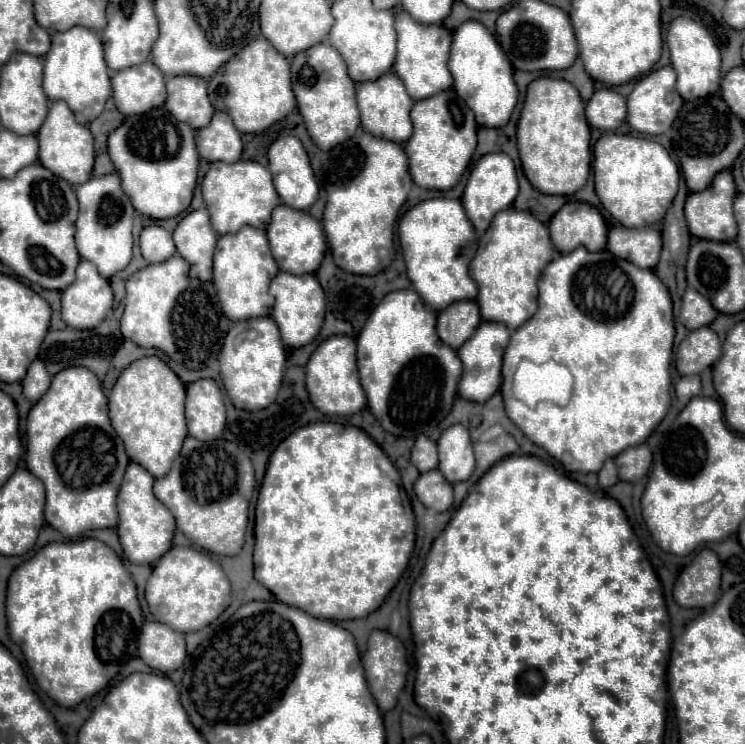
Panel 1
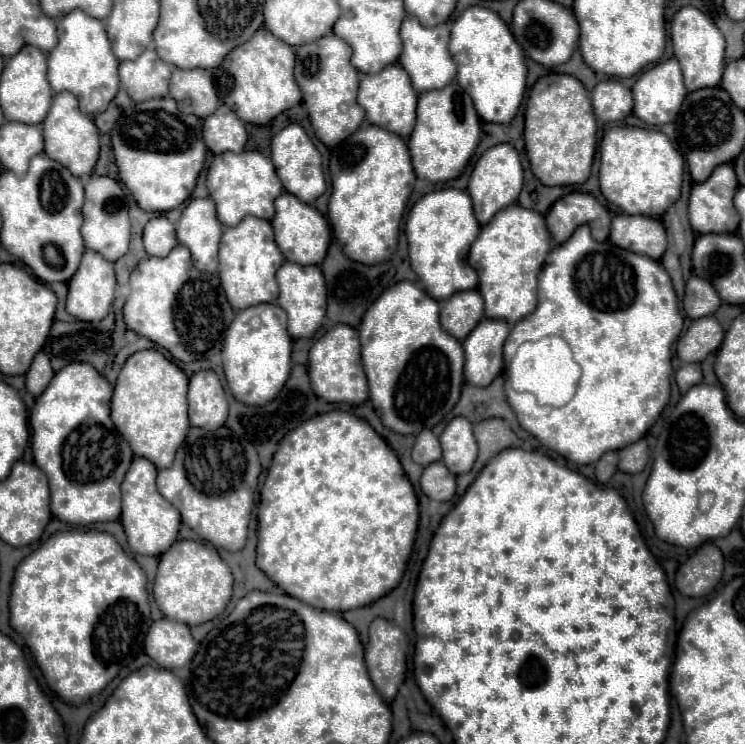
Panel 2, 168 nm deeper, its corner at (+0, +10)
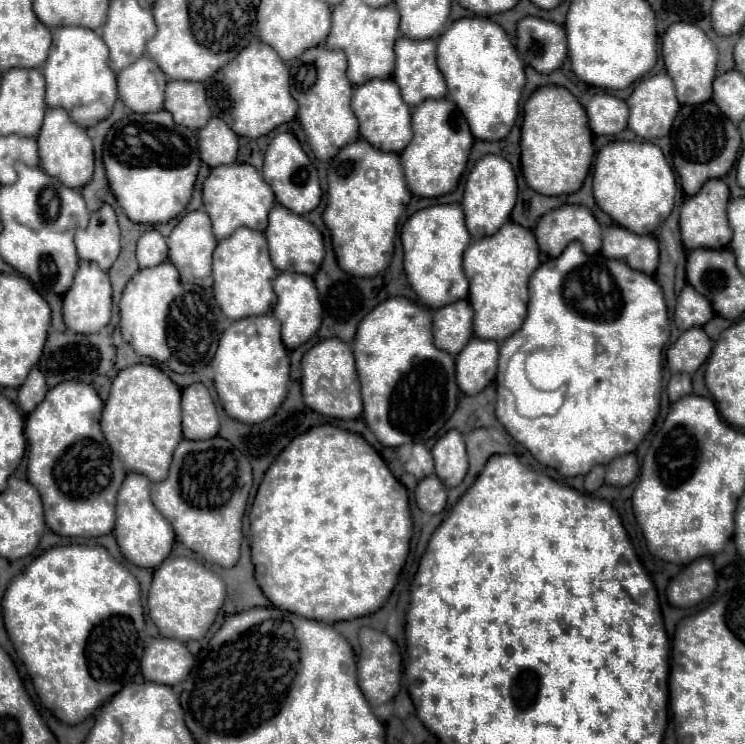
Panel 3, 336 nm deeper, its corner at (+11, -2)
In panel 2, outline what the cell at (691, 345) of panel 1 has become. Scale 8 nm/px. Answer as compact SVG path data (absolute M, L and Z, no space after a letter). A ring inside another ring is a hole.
M713 316L695 320L677 342L677 356L683 364L703 362L713 354L723 340L723 328Z

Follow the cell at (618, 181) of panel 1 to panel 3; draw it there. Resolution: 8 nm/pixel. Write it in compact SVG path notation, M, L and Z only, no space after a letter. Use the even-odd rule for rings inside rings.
M610 142L595 156L592 190L596 204L622 228L636 234L652 234L664 222L676 196L676 178L662 150L652 142Z

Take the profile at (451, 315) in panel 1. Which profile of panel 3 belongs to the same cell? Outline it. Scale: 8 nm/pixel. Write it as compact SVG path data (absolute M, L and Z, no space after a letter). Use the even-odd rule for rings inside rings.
M458 300L434 312L434 344L446 352L460 352L472 338L472 306L468 300Z

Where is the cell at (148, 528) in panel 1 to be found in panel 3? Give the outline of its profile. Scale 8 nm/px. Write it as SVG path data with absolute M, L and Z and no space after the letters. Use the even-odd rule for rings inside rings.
M126 476L116 504L114 536L118 540L122 556L140 568L156 568L164 562L164 558L168 558L174 544L174 530L168 524L168 520L154 508L150 500L150 480L146 476Z

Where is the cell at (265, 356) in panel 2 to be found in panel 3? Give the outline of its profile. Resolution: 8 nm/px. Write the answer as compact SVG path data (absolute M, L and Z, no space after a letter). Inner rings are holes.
M274 314L236 320L220 338L212 360L214 388L224 412L244 424L260 424L274 416L288 394L290 358L280 340L280 322Z

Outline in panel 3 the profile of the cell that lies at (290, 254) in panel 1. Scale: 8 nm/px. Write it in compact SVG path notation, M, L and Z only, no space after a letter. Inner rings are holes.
M280 204L274 206L270 212L266 240L268 240L272 264L280 272L298 272L298 274L312 276L324 260L324 242L318 228L312 222L308 222L304 216L298 216Z

